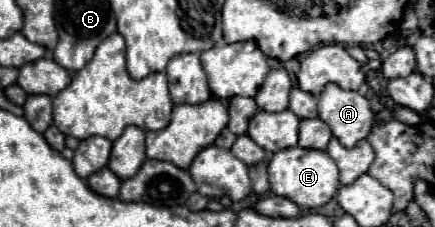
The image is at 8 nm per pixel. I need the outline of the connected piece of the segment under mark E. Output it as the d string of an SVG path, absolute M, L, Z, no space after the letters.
M289 147L285 151L277 151L271 157L269 183L275 195L287 197L301 209L311 211L323 207L333 199L333 195L339 189L339 171L335 161L327 155L327 151L305 151L303 147Z

